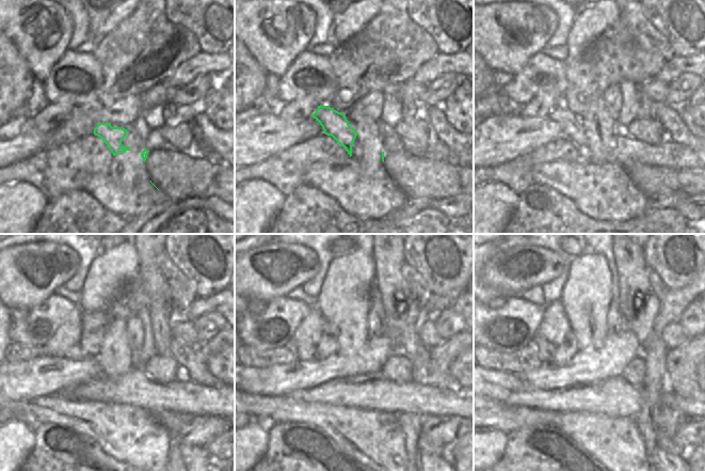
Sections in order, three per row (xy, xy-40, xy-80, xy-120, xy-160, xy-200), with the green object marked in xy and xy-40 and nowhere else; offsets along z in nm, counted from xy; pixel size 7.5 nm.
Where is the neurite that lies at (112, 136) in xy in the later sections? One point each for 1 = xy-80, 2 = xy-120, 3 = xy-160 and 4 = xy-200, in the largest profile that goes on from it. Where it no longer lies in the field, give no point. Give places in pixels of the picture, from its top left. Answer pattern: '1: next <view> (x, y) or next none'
1: next xy-80 (574, 128)
2: next xy-120 (75, 352)
3: next xy-160 (306, 351)
4: next xy-200 (545, 349)

